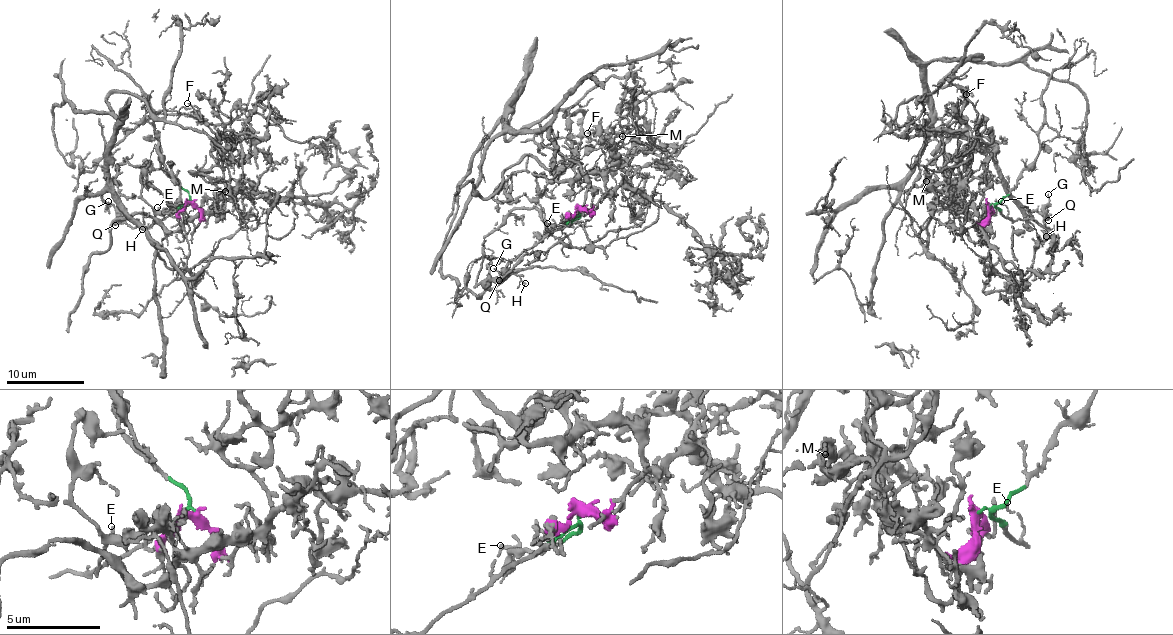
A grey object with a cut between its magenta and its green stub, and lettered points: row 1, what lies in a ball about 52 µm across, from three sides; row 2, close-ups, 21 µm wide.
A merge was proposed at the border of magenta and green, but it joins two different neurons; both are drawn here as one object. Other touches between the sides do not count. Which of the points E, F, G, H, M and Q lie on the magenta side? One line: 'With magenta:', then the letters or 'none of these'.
With magenta: F, M

